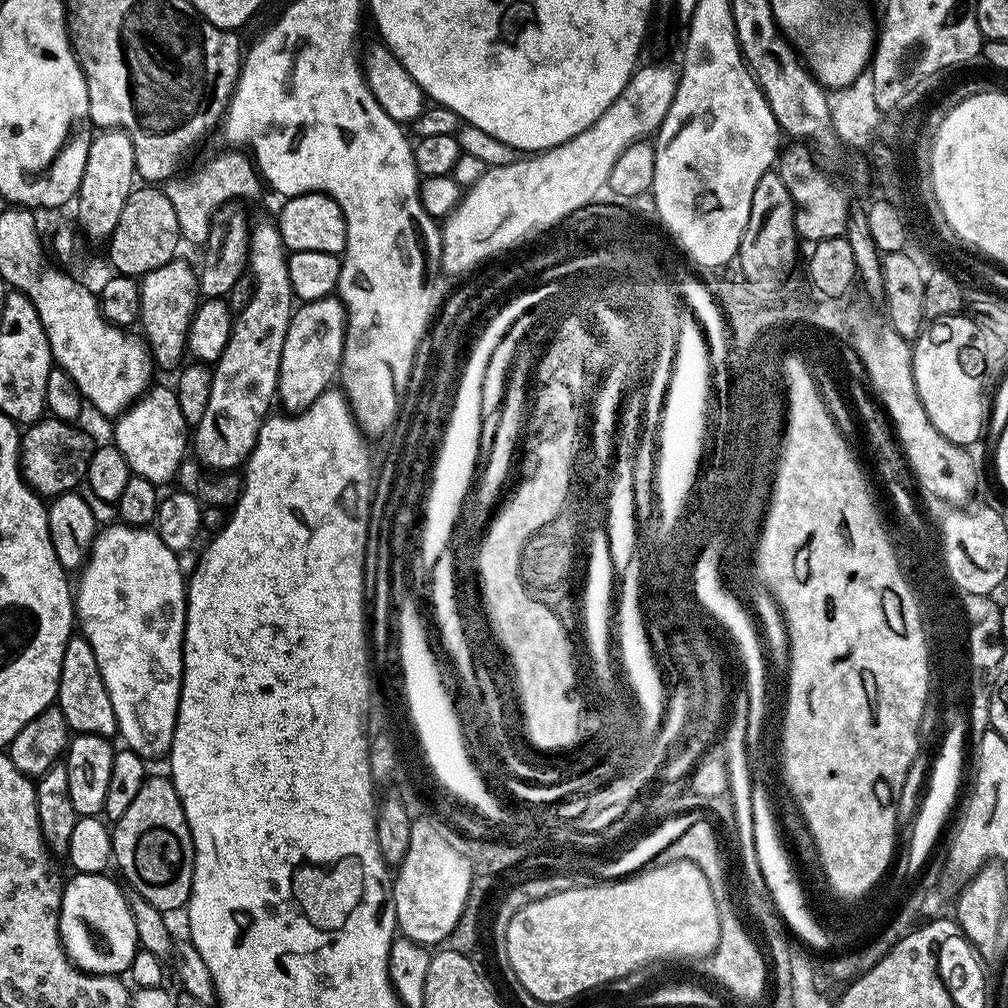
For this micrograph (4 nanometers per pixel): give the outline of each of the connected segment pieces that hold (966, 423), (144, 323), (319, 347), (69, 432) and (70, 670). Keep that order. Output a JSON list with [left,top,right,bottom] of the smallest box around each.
[[912,315,986,446],[138,258,198,370],[276,295,348,414],[20,418,94,498],[58,634,117,738]]

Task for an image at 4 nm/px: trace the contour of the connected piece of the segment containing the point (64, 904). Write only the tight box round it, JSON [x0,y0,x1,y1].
[59,872,140,976]

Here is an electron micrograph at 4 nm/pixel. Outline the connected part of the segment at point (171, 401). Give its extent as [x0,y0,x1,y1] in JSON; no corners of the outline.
[115,387,190,486]

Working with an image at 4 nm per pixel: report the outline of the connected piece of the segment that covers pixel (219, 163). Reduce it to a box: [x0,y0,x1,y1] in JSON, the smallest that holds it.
[163,148,261,240]

